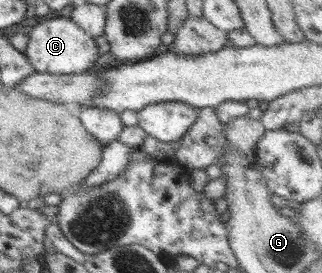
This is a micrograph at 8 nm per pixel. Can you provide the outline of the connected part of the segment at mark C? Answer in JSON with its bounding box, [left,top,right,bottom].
[23,17,99,74]

